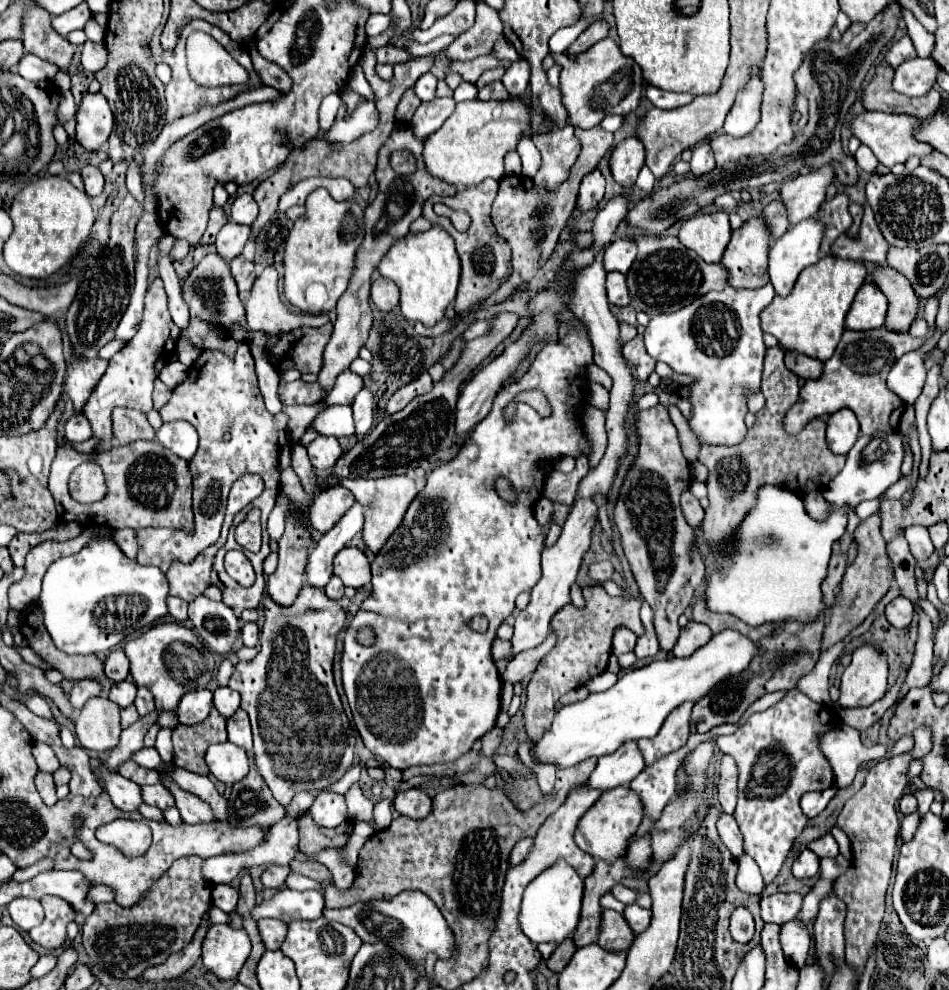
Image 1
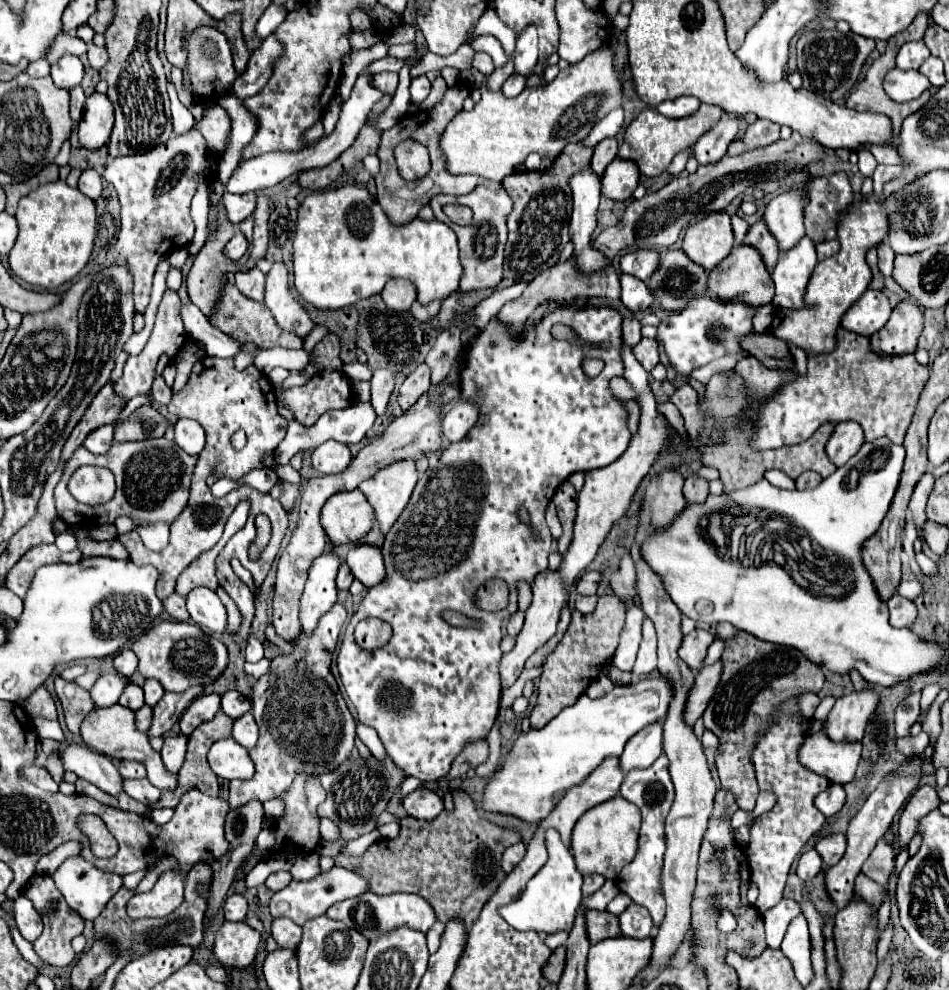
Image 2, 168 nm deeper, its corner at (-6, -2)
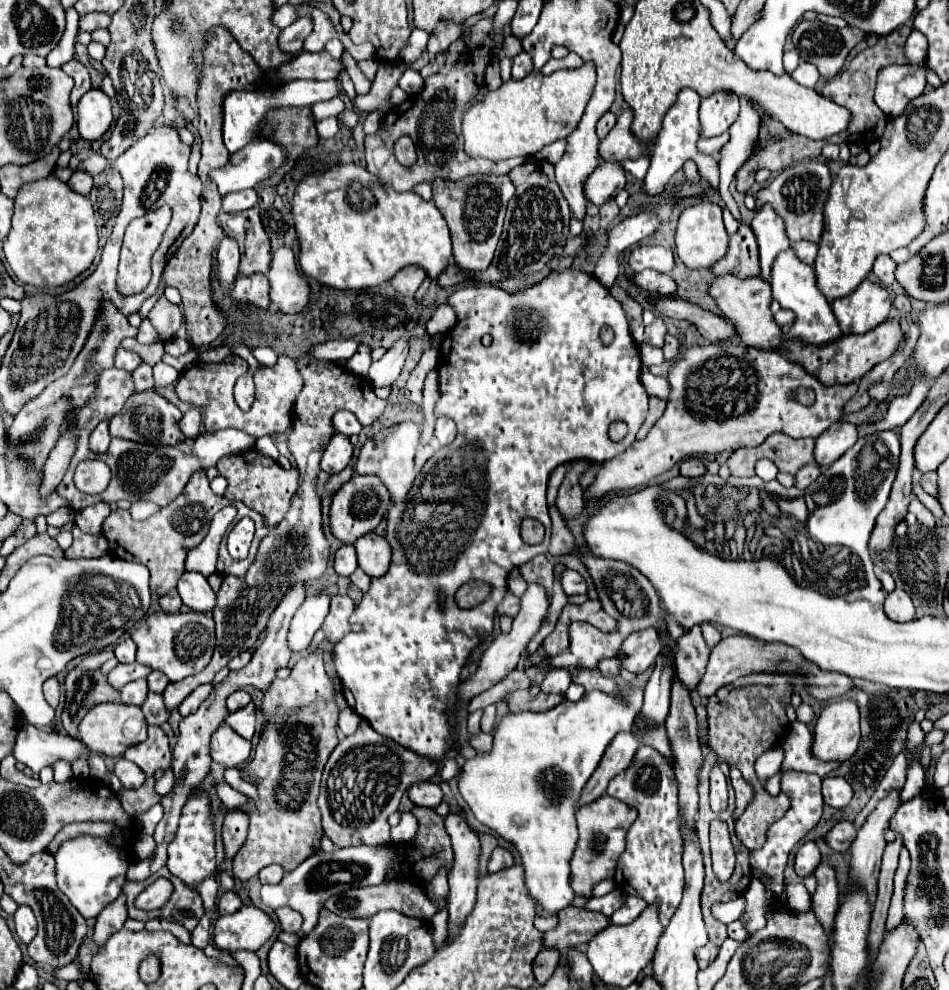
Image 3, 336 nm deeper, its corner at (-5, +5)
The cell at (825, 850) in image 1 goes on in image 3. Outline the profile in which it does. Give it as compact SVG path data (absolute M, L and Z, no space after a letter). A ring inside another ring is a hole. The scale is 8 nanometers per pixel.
M840 821L836 823L830 833L826 835L826 843L832 851L848 851L852 841L856 839L856 829L850 821Z

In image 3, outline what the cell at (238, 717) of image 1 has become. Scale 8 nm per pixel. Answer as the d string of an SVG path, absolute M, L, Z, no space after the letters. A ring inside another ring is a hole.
M248 703L246 707L230 713L226 717L226 723L244 739L252 739L254 737L254 729L256 729L256 707L254 703Z

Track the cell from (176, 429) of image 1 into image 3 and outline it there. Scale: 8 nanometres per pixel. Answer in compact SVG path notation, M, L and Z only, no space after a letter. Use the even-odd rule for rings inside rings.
M190 409L190 411L182 417L182 421L180 421L180 431L184 433L186 439L196 439L198 433L200 433L200 423L202 423L200 411Z

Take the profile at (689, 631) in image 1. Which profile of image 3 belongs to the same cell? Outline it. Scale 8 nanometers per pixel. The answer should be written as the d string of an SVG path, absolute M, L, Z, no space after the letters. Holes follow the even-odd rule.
M700 625L692 627L686 631L678 641L676 641L676 673L682 683L686 683L690 689L698 685L698 681L704 675L710 649L702 637Z

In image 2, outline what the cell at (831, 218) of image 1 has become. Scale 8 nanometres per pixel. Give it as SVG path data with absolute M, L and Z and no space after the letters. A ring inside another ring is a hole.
M845 172L809 178L797 188L807 190L809 202L803 210L805 236L815 244L837 238L837 214L853 202L853 190Z

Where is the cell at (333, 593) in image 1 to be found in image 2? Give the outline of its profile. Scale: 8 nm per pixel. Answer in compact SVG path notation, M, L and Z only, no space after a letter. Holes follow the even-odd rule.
M341 562L341 568L339 568L339 574L337 574L337 588L339 590L349 590L351 582L353 582L353 574L349 570L349 566L345 562Z

